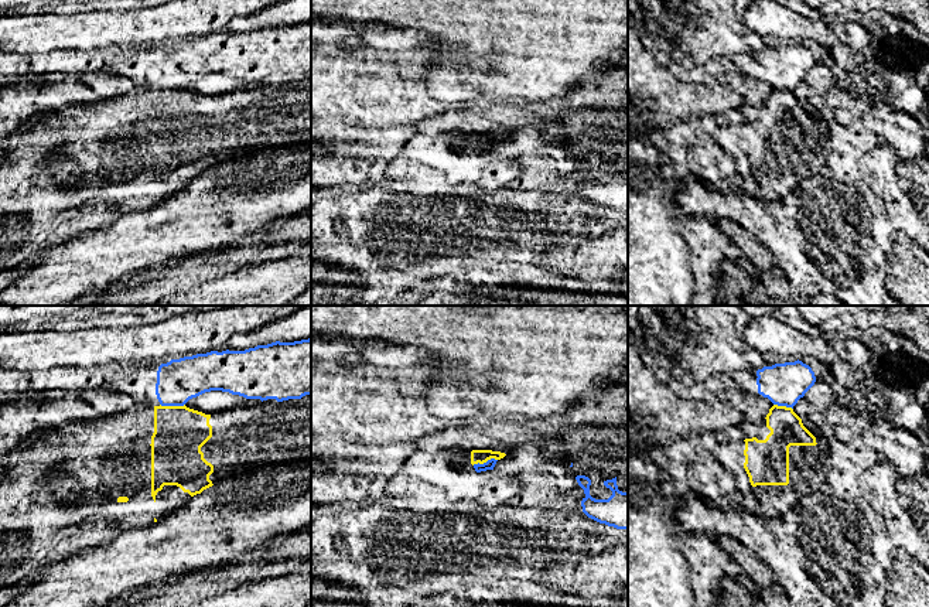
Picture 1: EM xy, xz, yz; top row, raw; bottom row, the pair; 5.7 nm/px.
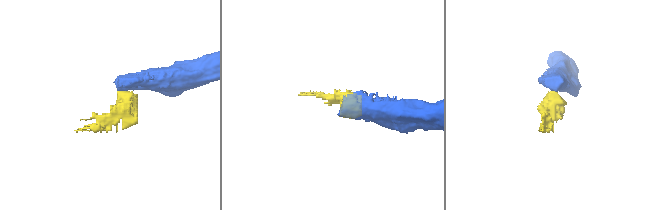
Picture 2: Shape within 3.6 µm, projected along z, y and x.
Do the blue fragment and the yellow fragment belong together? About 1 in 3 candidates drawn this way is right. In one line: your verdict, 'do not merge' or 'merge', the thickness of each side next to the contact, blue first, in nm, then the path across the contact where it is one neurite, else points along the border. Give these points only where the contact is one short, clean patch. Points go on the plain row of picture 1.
do not merge; calibres 240 and 300 nm

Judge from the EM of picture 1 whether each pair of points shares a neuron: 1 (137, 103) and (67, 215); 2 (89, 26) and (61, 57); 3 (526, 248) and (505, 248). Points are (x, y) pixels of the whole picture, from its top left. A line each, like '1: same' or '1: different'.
1: same
2: different
3: same

